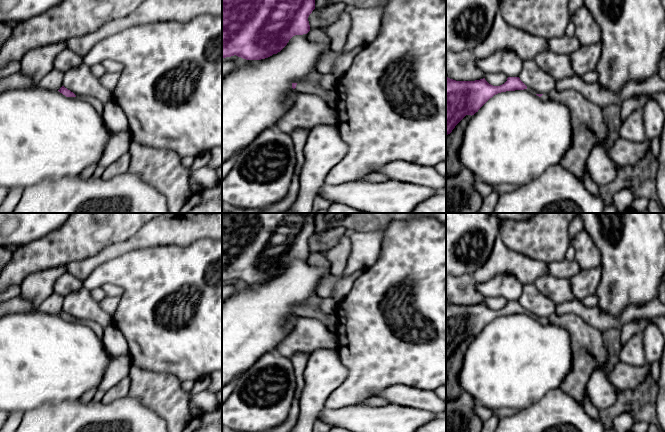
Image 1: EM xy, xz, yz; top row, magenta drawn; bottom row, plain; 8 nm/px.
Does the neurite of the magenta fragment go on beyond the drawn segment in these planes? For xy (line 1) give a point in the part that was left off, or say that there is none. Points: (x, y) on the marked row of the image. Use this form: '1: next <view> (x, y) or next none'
1: next none

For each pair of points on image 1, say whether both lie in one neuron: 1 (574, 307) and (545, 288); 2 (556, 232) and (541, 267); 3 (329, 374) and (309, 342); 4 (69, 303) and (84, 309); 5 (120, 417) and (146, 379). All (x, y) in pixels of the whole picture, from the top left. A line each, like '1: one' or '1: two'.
1: two
2: two
3: two
4: one
5: two

